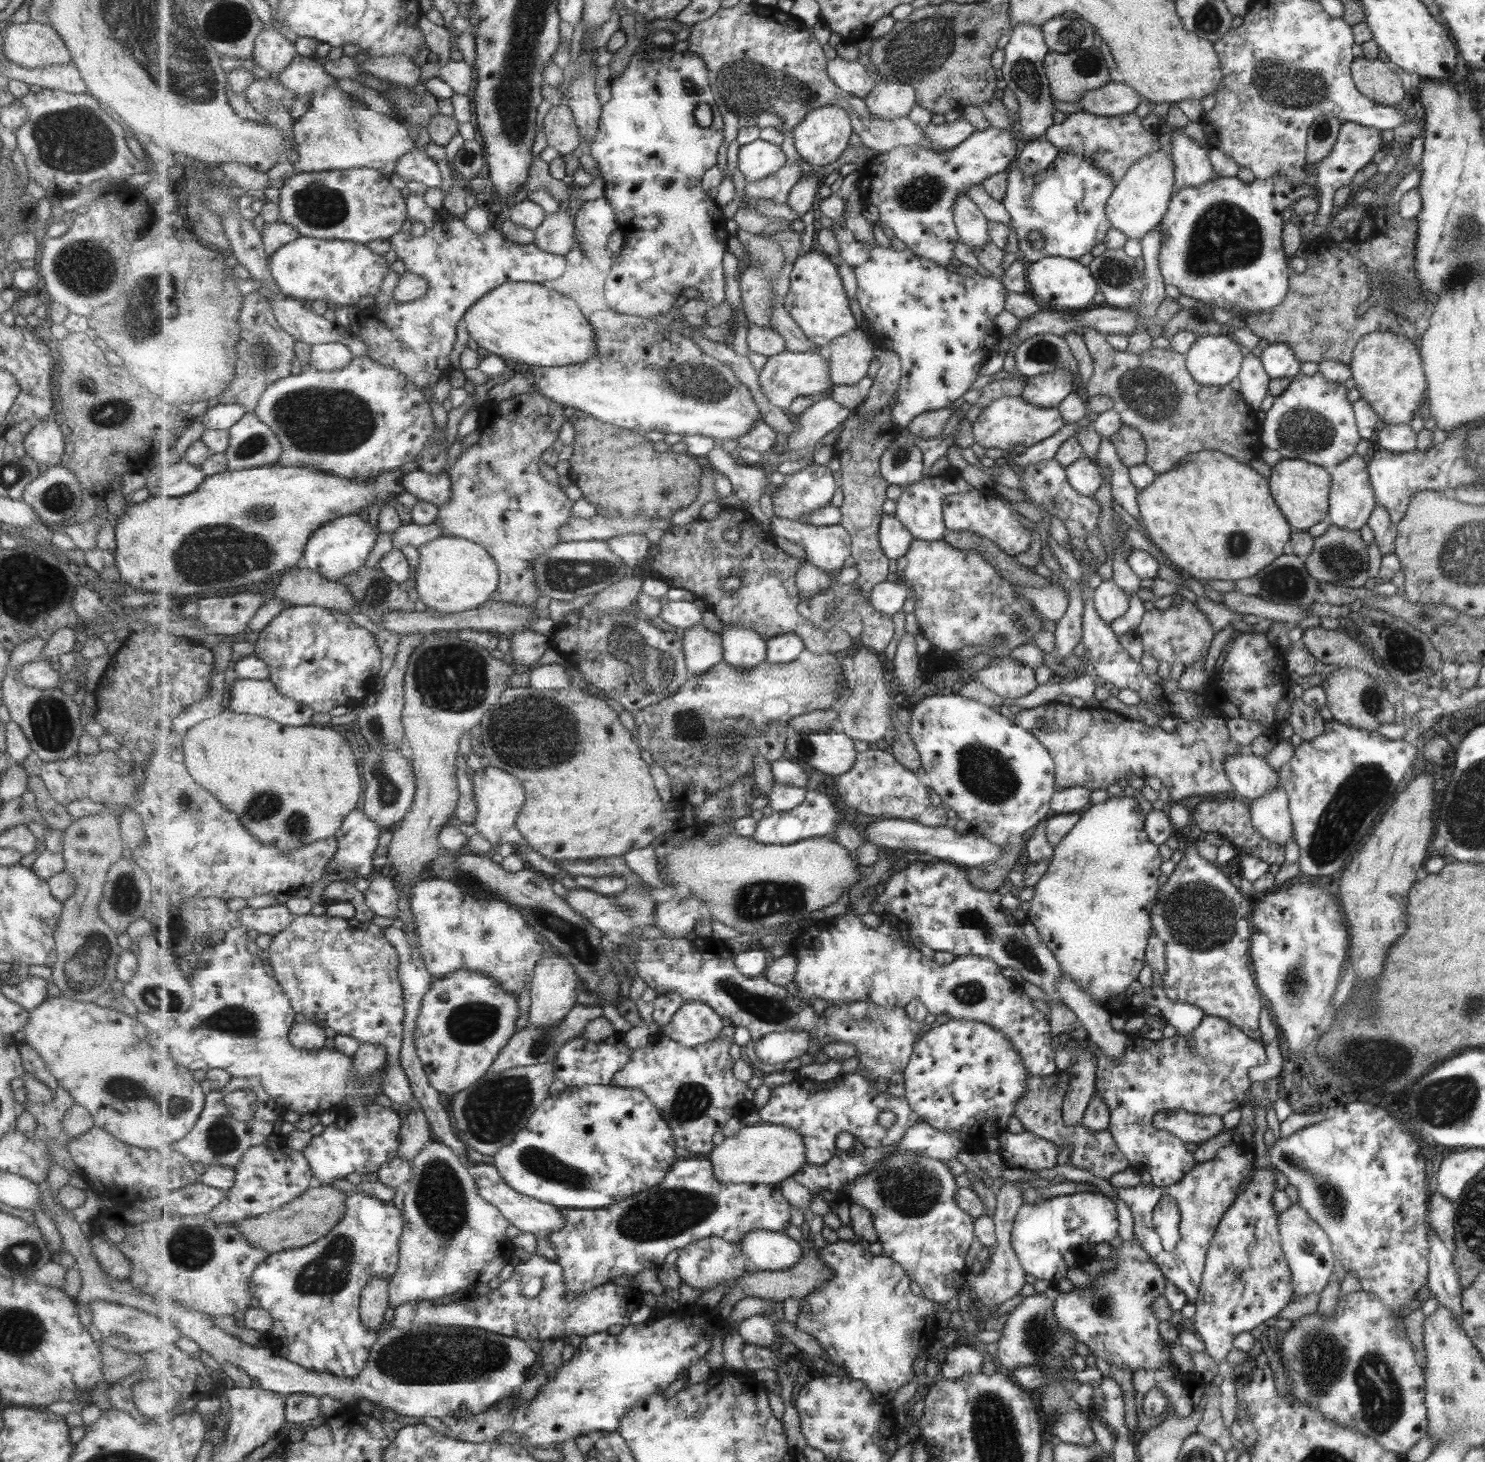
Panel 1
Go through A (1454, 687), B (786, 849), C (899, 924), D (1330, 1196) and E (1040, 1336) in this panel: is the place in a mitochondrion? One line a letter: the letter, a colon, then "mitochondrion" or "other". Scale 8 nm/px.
A: other
B: other
C: other
D: mitochondrion
E: mitochondrion

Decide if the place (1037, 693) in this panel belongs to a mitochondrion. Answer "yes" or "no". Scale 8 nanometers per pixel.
no

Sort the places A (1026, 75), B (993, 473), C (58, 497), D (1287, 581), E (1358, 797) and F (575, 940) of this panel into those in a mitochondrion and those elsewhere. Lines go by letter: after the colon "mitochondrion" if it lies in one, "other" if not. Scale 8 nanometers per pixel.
A: mitochondrion
B: other
C: mitochondrion
D: mitochondrion
E: mitochondrion
F: mitochondrion

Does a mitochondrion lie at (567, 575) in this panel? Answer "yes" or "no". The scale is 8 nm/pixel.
yes

